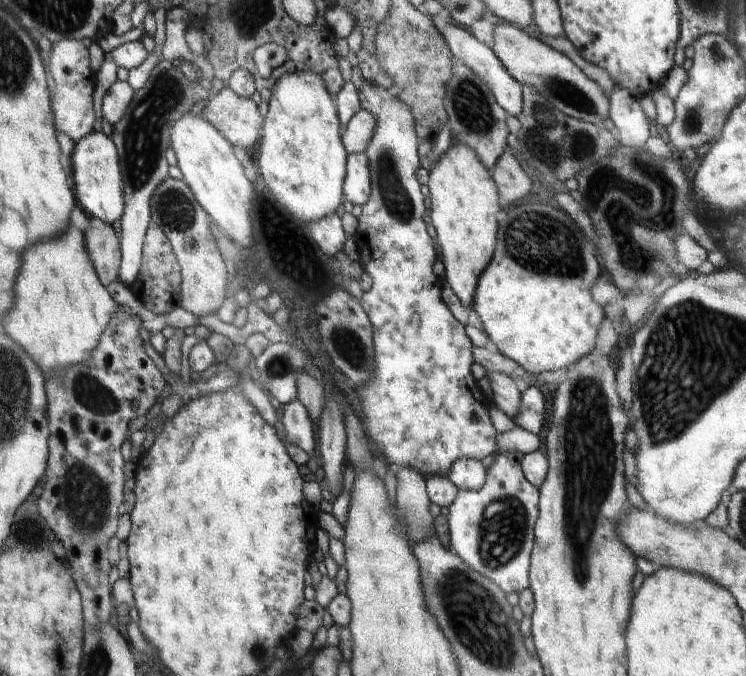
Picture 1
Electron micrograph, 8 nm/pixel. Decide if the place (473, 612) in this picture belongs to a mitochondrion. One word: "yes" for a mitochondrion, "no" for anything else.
yes

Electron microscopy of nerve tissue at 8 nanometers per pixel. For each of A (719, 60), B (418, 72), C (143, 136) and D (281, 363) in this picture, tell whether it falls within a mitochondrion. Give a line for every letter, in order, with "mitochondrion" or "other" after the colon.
A: mitochondrion
B: mitochondrion
C: mitochondrion
D: mitochondrion

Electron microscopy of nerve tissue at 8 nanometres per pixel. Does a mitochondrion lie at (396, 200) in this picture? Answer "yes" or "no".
yes

